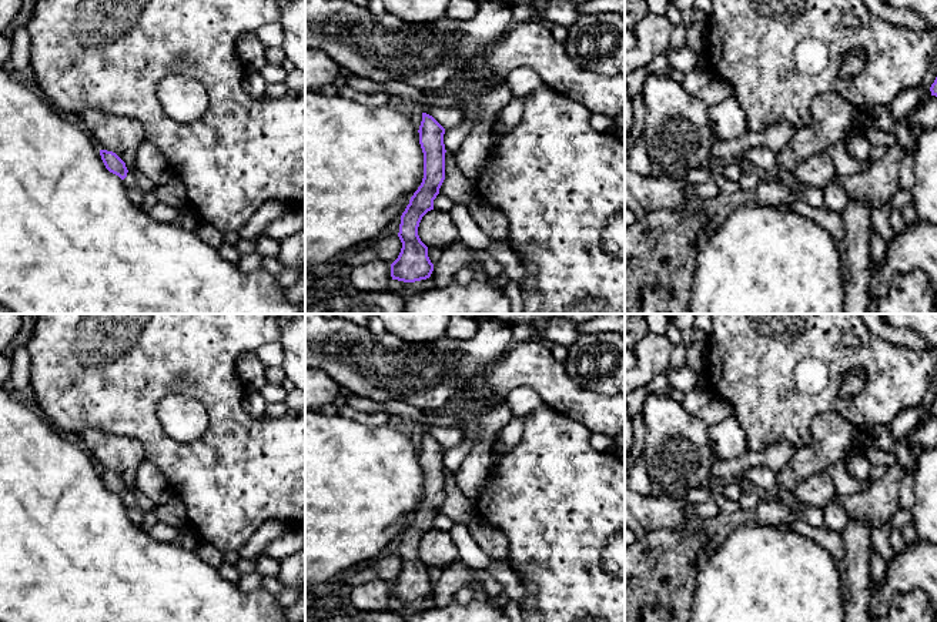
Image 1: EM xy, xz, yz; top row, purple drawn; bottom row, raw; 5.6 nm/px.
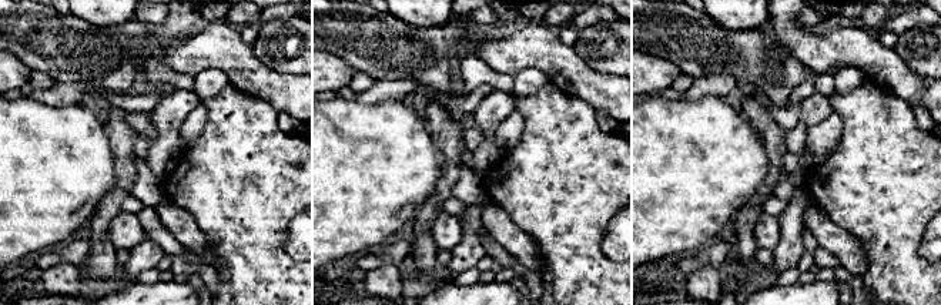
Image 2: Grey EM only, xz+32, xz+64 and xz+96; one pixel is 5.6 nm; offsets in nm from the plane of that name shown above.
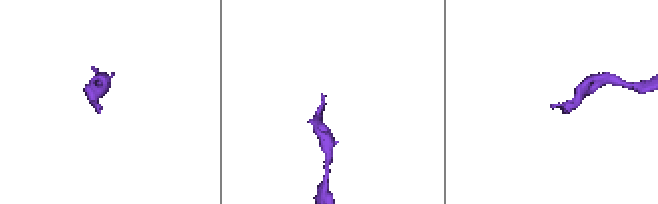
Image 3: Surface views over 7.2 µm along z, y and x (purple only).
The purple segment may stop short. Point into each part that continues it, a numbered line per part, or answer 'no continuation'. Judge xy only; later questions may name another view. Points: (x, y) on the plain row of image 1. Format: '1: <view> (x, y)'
1: xy (134, 511)

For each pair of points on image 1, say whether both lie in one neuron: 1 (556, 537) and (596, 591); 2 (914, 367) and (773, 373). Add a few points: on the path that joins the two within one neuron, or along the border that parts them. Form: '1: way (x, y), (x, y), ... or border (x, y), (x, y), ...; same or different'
1: way (556, 549), (584, 578); same
2: way (879, 358), (867, 351), (809, 348); same

